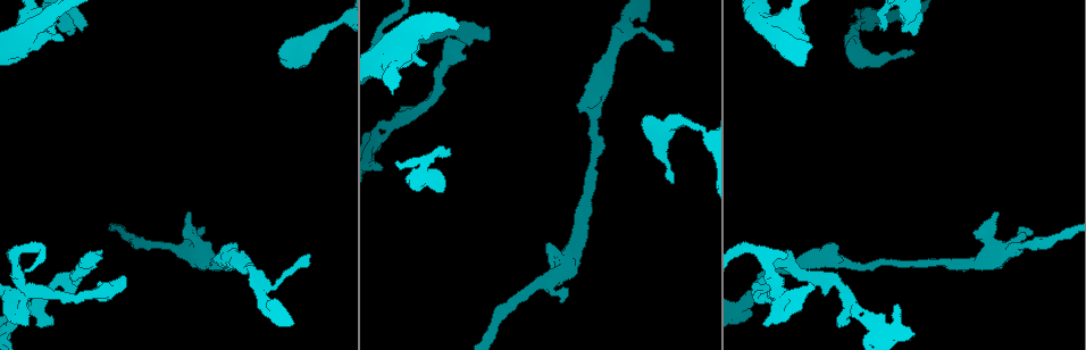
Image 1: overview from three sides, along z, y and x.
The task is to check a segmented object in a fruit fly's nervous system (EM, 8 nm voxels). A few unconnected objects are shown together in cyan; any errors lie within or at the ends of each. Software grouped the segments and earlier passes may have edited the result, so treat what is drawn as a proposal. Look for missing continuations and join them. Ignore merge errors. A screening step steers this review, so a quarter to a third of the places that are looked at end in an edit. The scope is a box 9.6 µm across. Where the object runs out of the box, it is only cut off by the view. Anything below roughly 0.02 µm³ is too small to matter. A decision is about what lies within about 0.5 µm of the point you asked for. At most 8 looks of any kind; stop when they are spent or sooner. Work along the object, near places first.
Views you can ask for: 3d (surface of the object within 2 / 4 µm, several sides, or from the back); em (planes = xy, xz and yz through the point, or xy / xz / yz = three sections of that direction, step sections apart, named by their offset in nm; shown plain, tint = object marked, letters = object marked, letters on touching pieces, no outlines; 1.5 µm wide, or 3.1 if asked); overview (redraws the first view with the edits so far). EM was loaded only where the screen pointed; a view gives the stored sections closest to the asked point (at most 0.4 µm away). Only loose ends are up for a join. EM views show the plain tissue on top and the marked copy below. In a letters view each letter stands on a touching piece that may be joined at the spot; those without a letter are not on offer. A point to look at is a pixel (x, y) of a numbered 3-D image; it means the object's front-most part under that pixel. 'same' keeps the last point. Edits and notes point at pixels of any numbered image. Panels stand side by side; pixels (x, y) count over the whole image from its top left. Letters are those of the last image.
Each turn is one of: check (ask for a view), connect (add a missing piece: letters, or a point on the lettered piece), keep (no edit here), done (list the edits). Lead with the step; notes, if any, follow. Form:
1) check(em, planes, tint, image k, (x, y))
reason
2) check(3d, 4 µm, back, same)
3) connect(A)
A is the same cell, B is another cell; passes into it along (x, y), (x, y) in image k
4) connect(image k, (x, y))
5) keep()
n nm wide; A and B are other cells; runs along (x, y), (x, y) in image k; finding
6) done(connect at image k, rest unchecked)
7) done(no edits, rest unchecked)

check(em, planes, letters, image 1, (446, 153))
free end

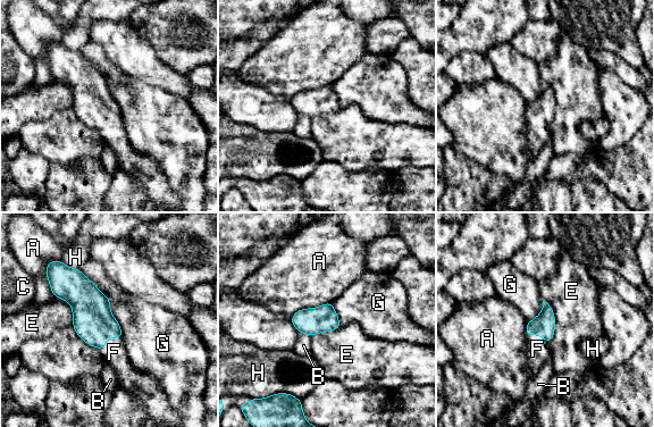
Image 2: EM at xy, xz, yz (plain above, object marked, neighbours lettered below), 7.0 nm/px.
connect(F)
F is the same cell, A, B, C, E, G and H are other cells; passes into it along (93, 321), (109, 337), (114, 352) in image 2; it goes on there

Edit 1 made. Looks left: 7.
check(3d, 2 µm, image 1, (913, 52))
an open end

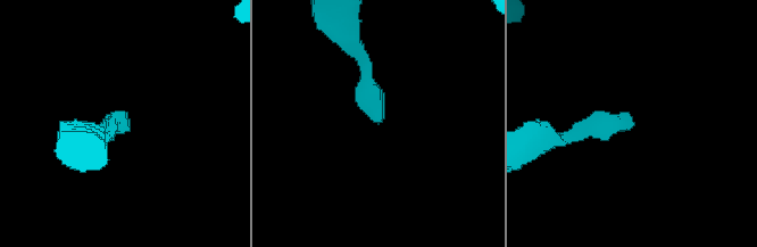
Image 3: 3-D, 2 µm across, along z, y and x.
check(em, 3.1 µm, yz, step 16, letters, image 3, (122, 121))
need the tissue

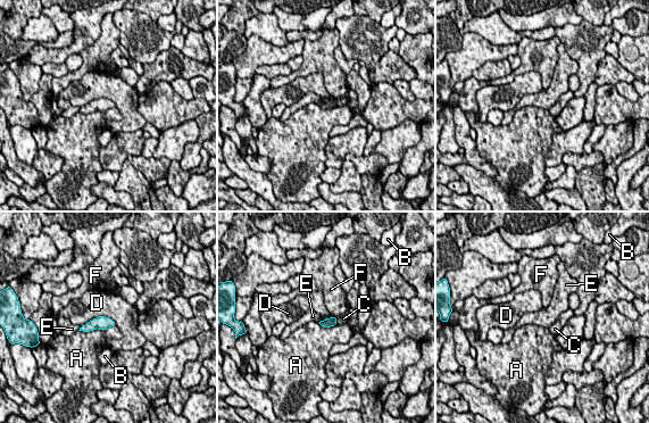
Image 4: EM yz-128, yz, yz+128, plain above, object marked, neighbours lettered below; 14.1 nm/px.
check(em, 3.1 µm, xy, step 16, letters, same)
another direction

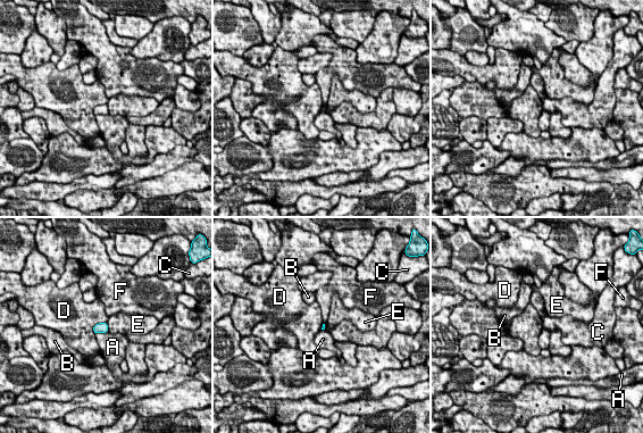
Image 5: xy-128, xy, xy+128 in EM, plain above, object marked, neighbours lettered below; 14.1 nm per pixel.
keep()
D touches over 260 nm; A, B, C, D, E and F are other cells; none of them fits

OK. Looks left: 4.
check(3d, 2 µm, image 1, (182, 230))
branch stops here

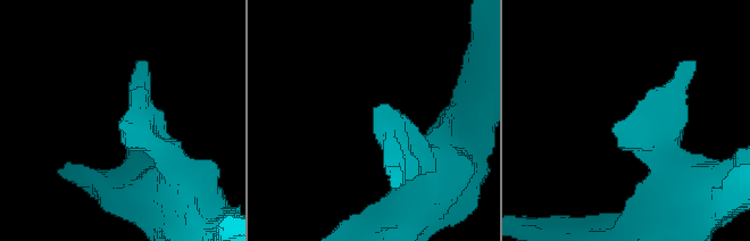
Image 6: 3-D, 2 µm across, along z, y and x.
check(em, xz, step 4, tint, image 6, (376, 113))
now the EM

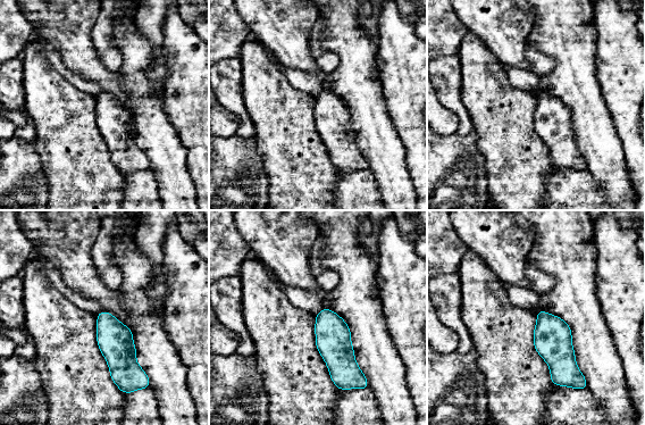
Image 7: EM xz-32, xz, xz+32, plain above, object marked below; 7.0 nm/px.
check(em, planes, letters, same)

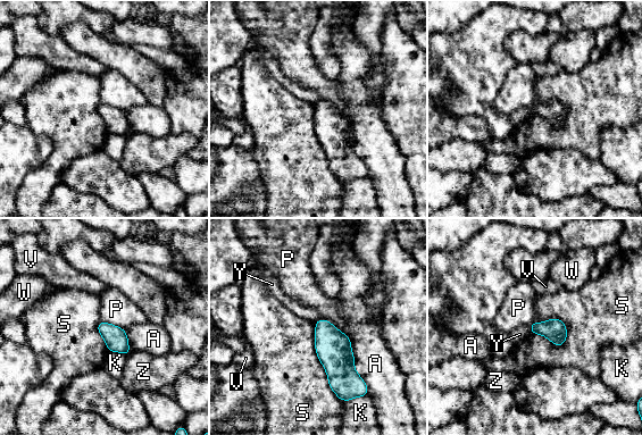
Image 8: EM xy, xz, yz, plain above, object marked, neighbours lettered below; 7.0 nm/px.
keep()
160 nm wide; A, K, P, S, V, W, Y and Z are other cells; border along (567, 327), (560, 345), (531, 334) in image 8; no lettered piece goes on from it

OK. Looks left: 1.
done(connect at image 2, rest unchecked)

